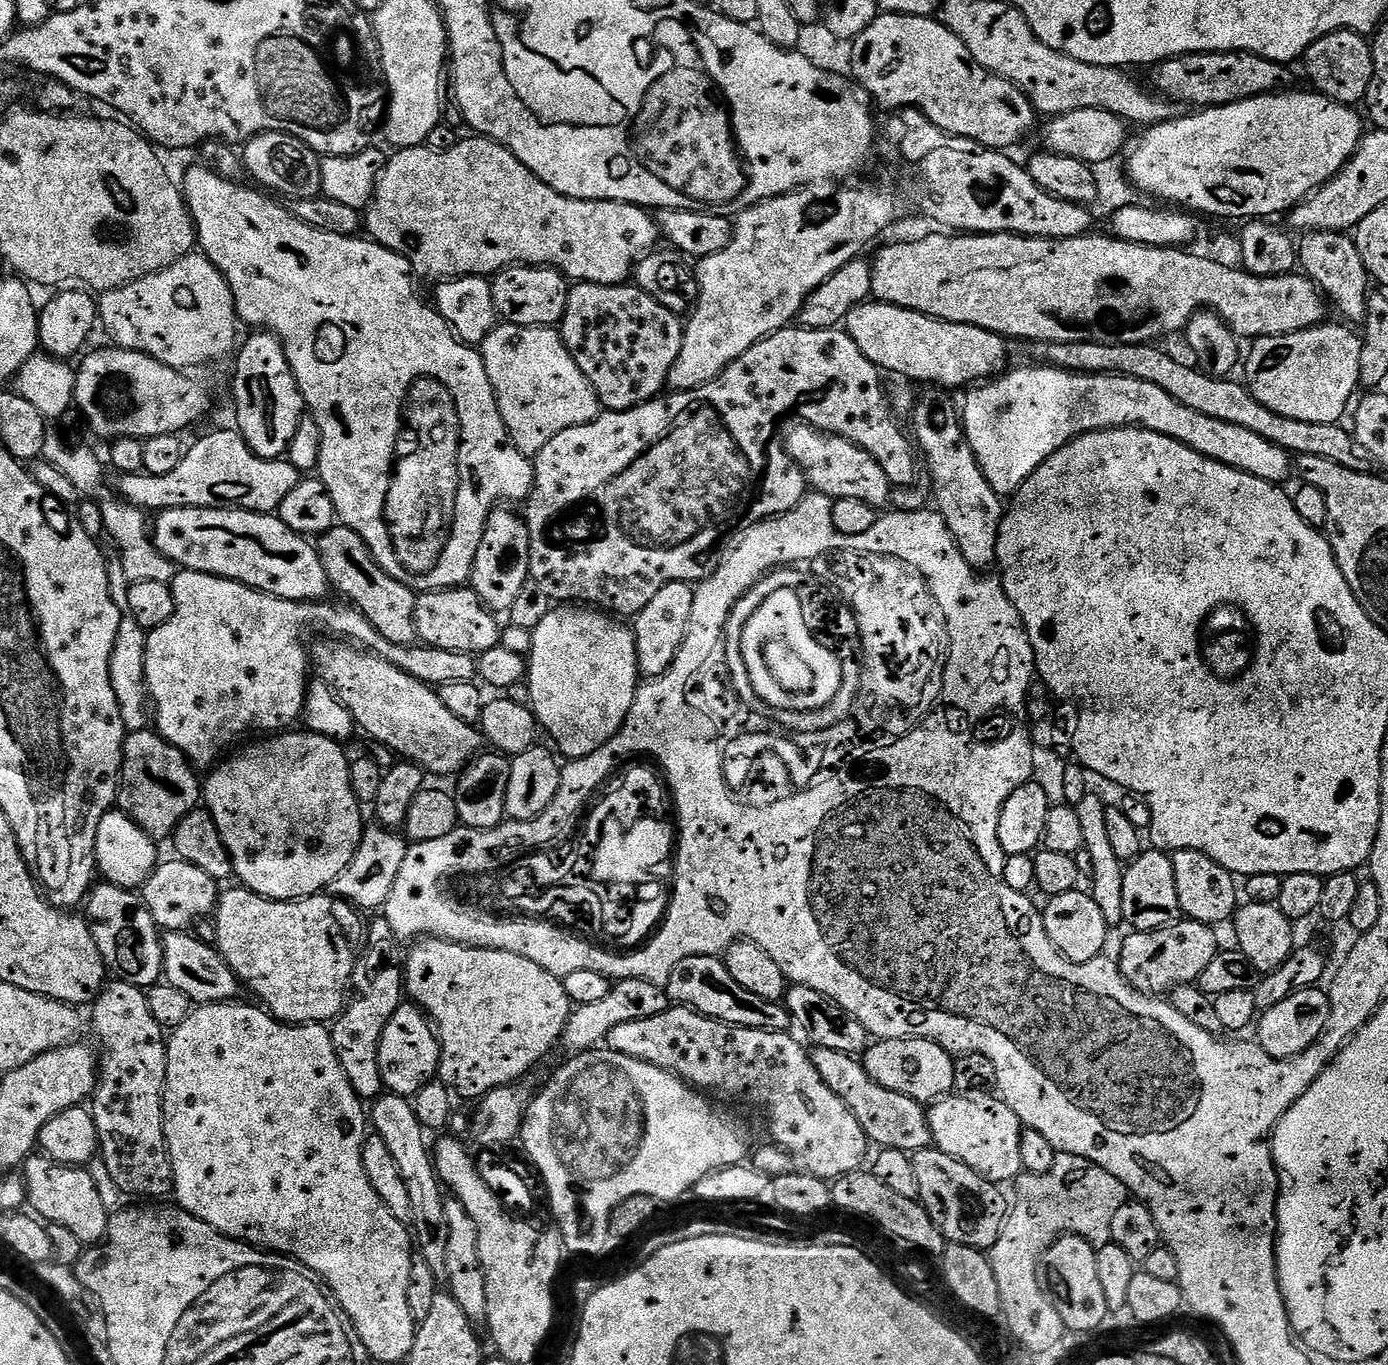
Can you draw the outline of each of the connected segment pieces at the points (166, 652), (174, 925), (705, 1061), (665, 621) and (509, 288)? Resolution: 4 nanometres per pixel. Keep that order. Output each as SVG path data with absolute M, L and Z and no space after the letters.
M187 570L177 571L175 578L173 578L172 582L172 593L174 594L174 606L176 609L174 610L174 614L170 618L170 622L166 622L162 626L158 626L157 628L151 629L148 632L148 641L146 642L146 670L144 671L144 682L148 689L148 695L150 697L151 703L156 704L156 724L154 724L155 731L159 732L160 737L163 738L166 742L170 742L173 744L178 750L182 750L182 754L188 757L188 760L192 765L194 765L197 769L200 770L208 770L213 767L225 755L224 748L228 748L231 746L235 740L240 740L243 738L247 732L260 732L256 734L279 734L285 730L291 729L293 727L292 724L295 720L299 721L301 717L304 715L304 700L308 697L308 685L310 683L310 652L307 648L304 649L304 631L307 628L317 628L318 631L324 632L320 634L327 634L332 638L343 638L348 642L355 642L357 645L363 646L365 649L371 650L376 653L377 656L383 658L383 660L389 660L394 666L398 666L402 669L406 674L410 674L414 678L418 678L421 680L423 684L430 684L433 686L439 686L441 684L449 684L450 682L473 682L477 679L478 676L478 664L475 659L469 653L466 652L455 652L454 650L438 650L437 648L432 648L429 644L415 643L411 646L398 646L394 642L388 642L386 638L382 636L374 628L370 621L368 621L362 613L359 612L353 605L347 602L339 602L340 604L328 604L329 602L301 602L299 600L283 600L282 598L278 598L277 596L271 596L270 594L266 594L265 592L259 592L258 590L254 590L250 586L246 586L245 584L240 584L236 580L227 580L226 578L222 578L221 576L211 576L210 574L206 574L205 572L190 572Z
M171 858L157 863L152 876L142 885L144 904L150 910L154 922L164 932L178 932L191 929L195 920L203 916L211 917L218 903L218 882L206 874L206 870L198 870L190 862L179 858Z
M669 1006L662 1014L654 1014L654 1018L642 1018L638 1022L622 1022L614 1026L606 1044L613 1052L630 1054L630 1058L638 1058L642 1062L650 1062L662 1070L673 1072L697 1090L721 1092L732 1100L741 1100L752 1108L761 1108L768 1119L768 1128L772 1131L771 1139L785 1148L803 1171L819 1180L831 1182L847 1172L857 1171L863 1165L860 1163L868 1148L870 1149L868 1135L862 1130L850 1106L846 1106L846 1102L838 1094L834 1094L834 1090L822 1080L822 1074L814 1070L809 1049L804 1049L788 1032L735 1028L732 1024L711 1020L690 1008Z
M679 580L664 584L649 604L634 617L636 634L636 657L640 667L640 675L644 678L661 676L670 670L682 642L686 638L686 630L690 626L690 610L694 606L695 587L691 583Z
M517 266L503 268L491 277L496 315L501 321L518 326L550 328L559 325L566 314L570 281L557 268Z

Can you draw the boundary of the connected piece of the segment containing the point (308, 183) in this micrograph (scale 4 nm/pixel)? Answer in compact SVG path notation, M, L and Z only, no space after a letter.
M262 132L242 148L243 167L257 180L255 183L277 197L288 196L289 201L321 195L320 162L321 157L314 149L285 132Z

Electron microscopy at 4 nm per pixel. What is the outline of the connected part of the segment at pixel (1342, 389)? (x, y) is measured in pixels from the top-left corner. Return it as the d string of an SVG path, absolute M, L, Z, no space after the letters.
M1325 322L1316 328L1298 330L1298 334L1261 336L1253 339L1252 353L1247 353L1246 387L1266 410L1282 414L1282 418L1298 418L1298 422L1343 421L1344 411L1353 403L1352 395L1361 387L1361 337L1343 323Z

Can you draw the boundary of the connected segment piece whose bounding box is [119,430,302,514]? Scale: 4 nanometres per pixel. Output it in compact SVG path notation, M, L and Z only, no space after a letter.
M231 431L212 432L209 436L202 437L193 448L191 445L185 451L182 462L178 462L178 467L170 470L170 474L121 475L119 495L136 508L145 510L153 508L153 513L156 514L163 512L166 508L244 508L248 512L275 513L280 507L282 498L286 498L286 494L290 494L294 486L298 486L302 473L293 464L288 463L287 459L267 460L256 456L239 431Z

